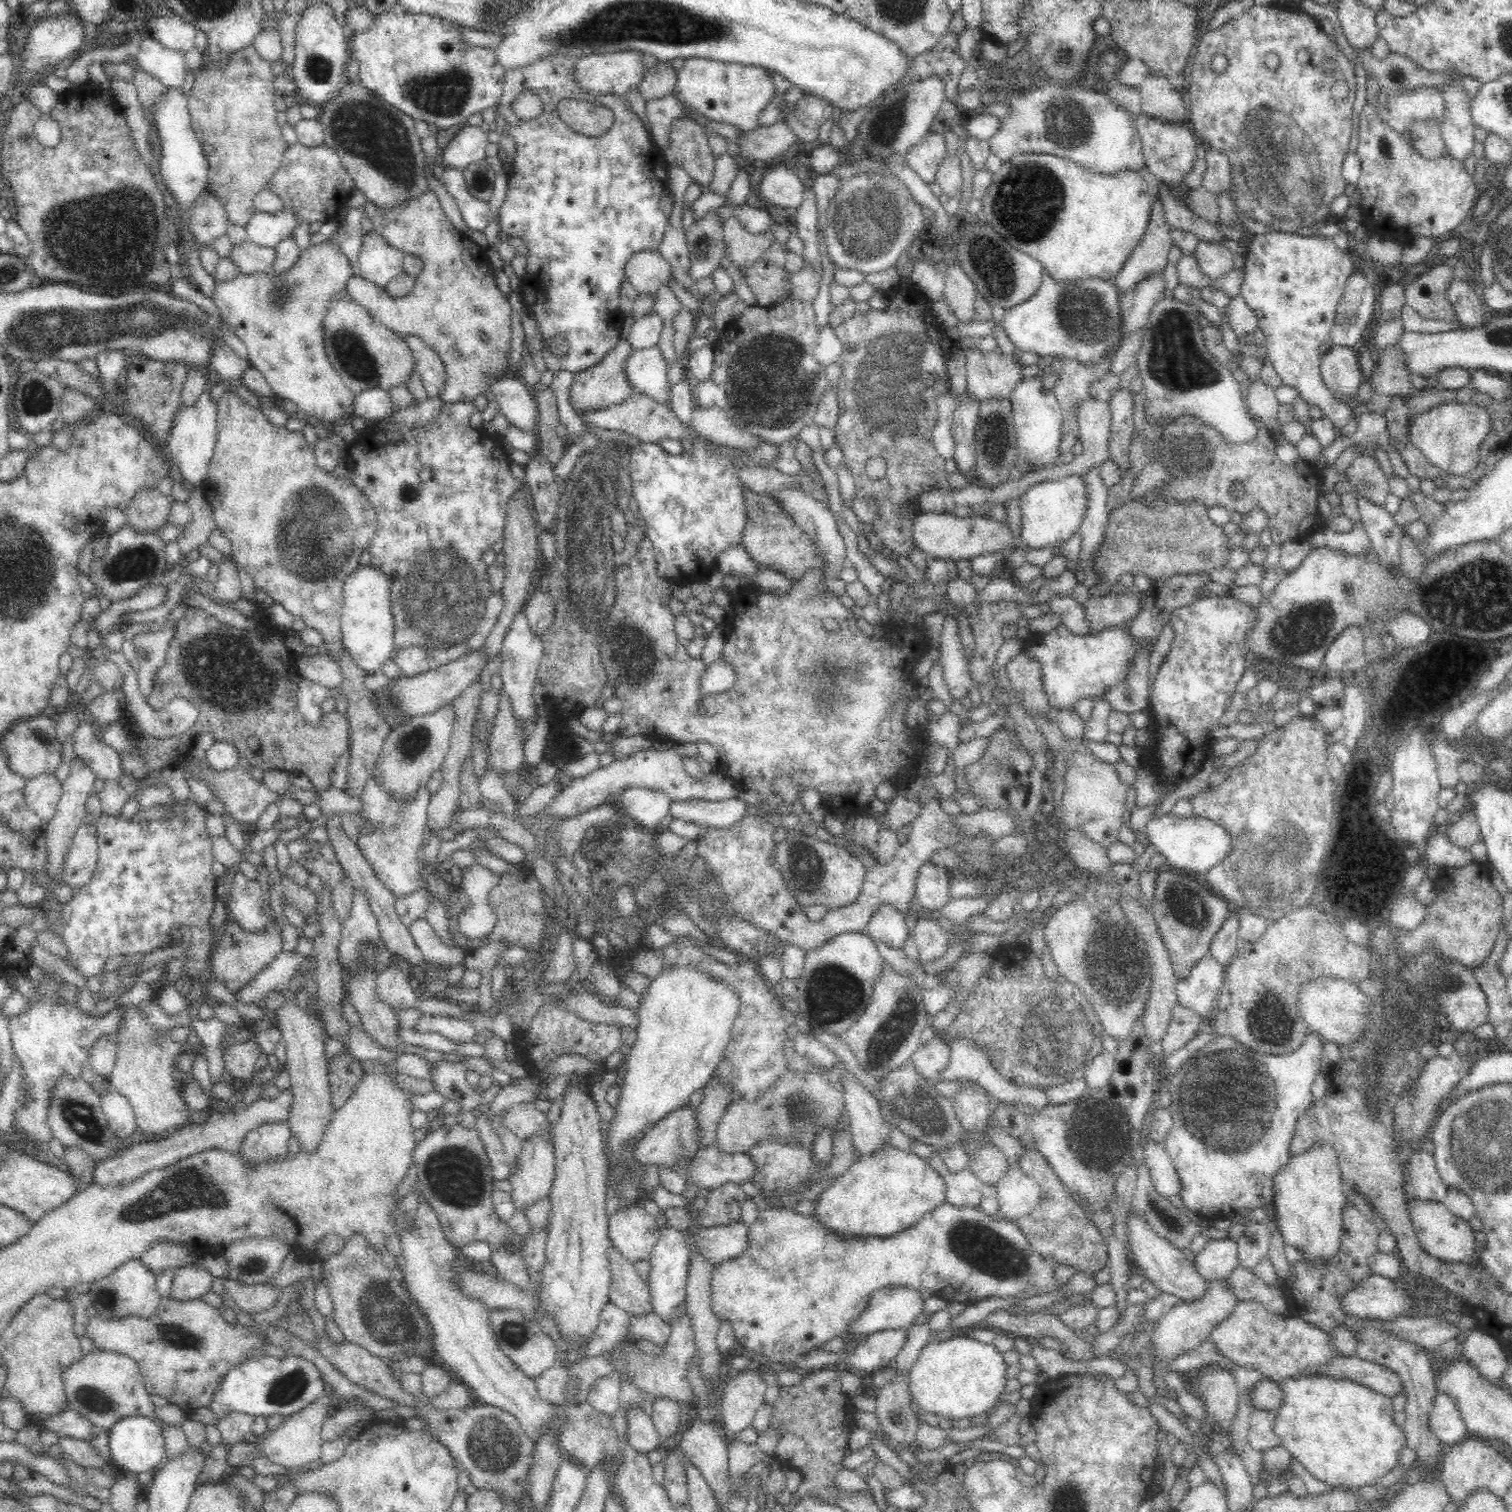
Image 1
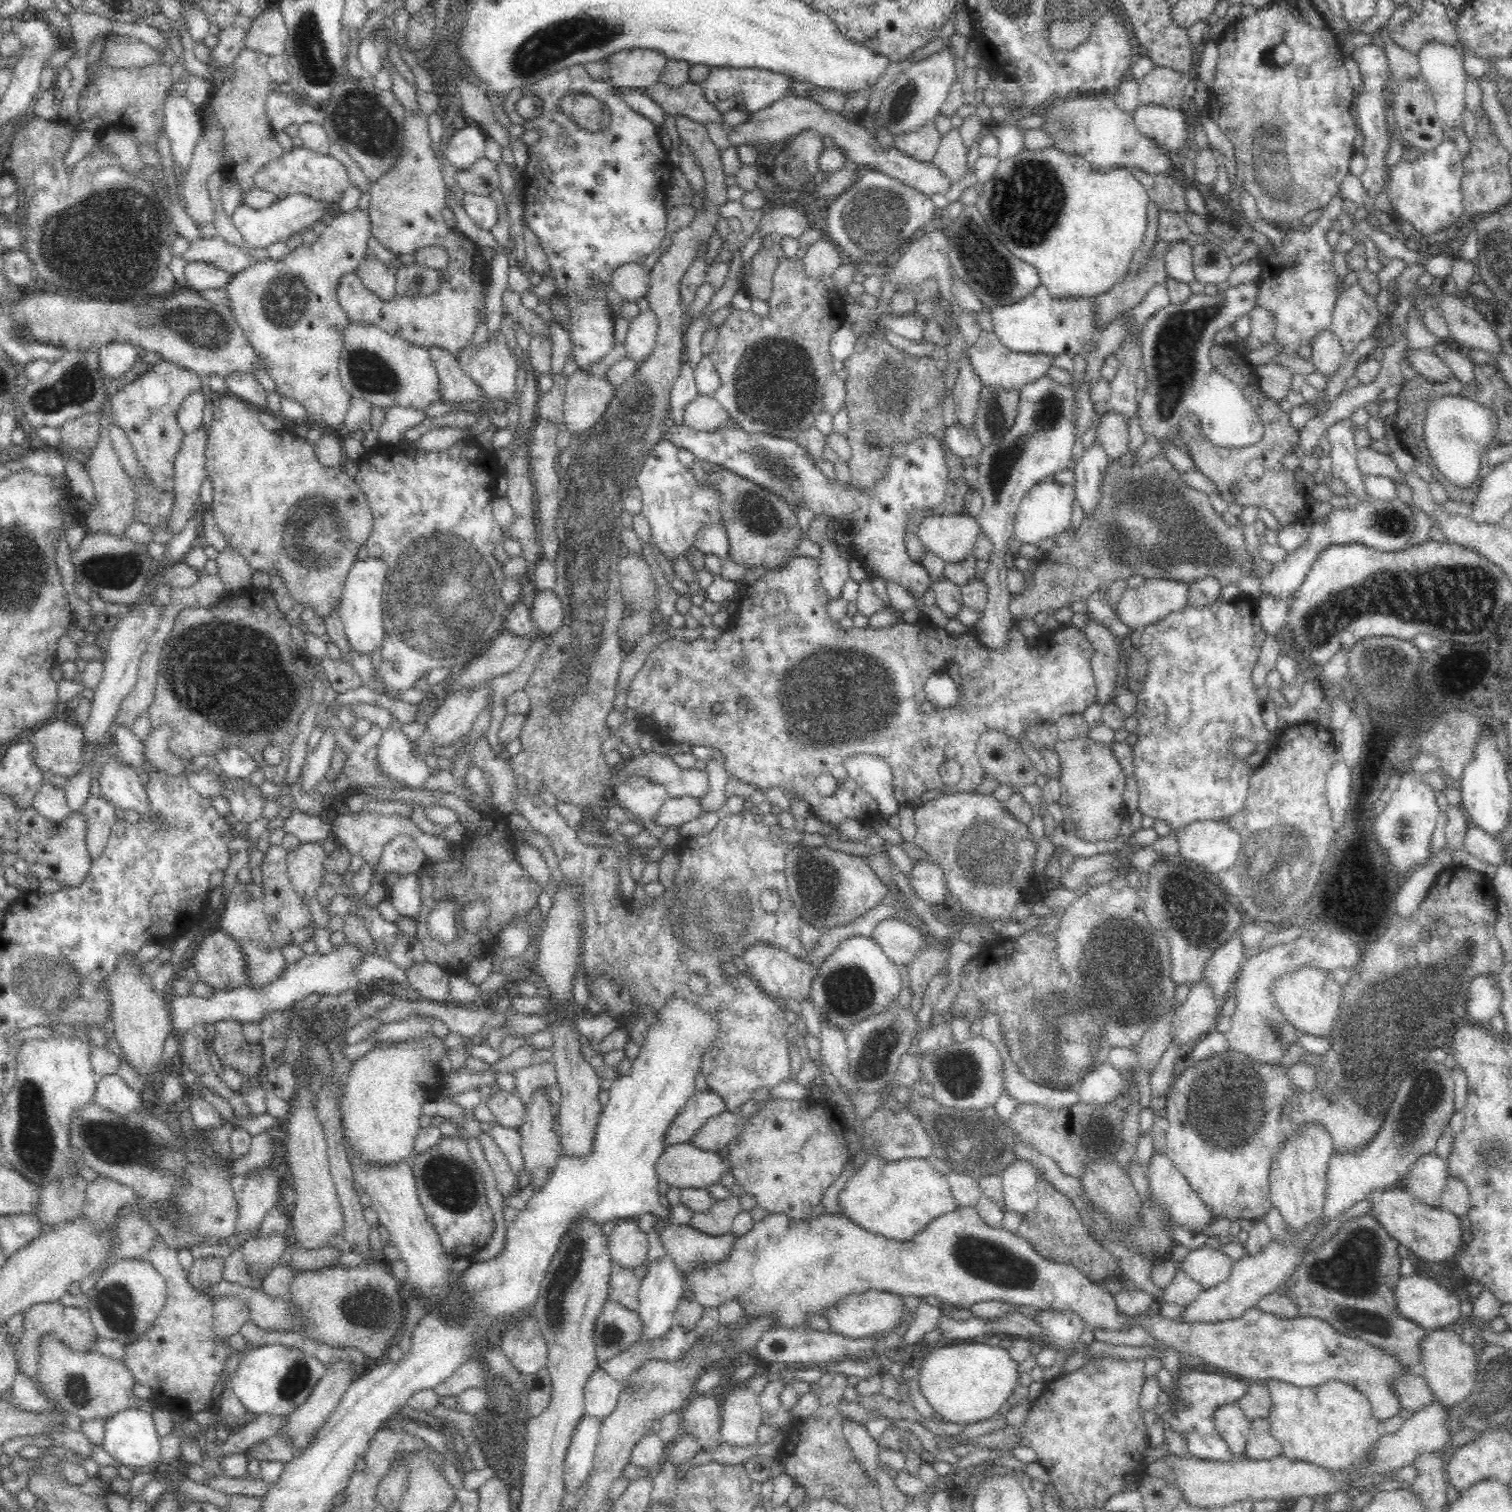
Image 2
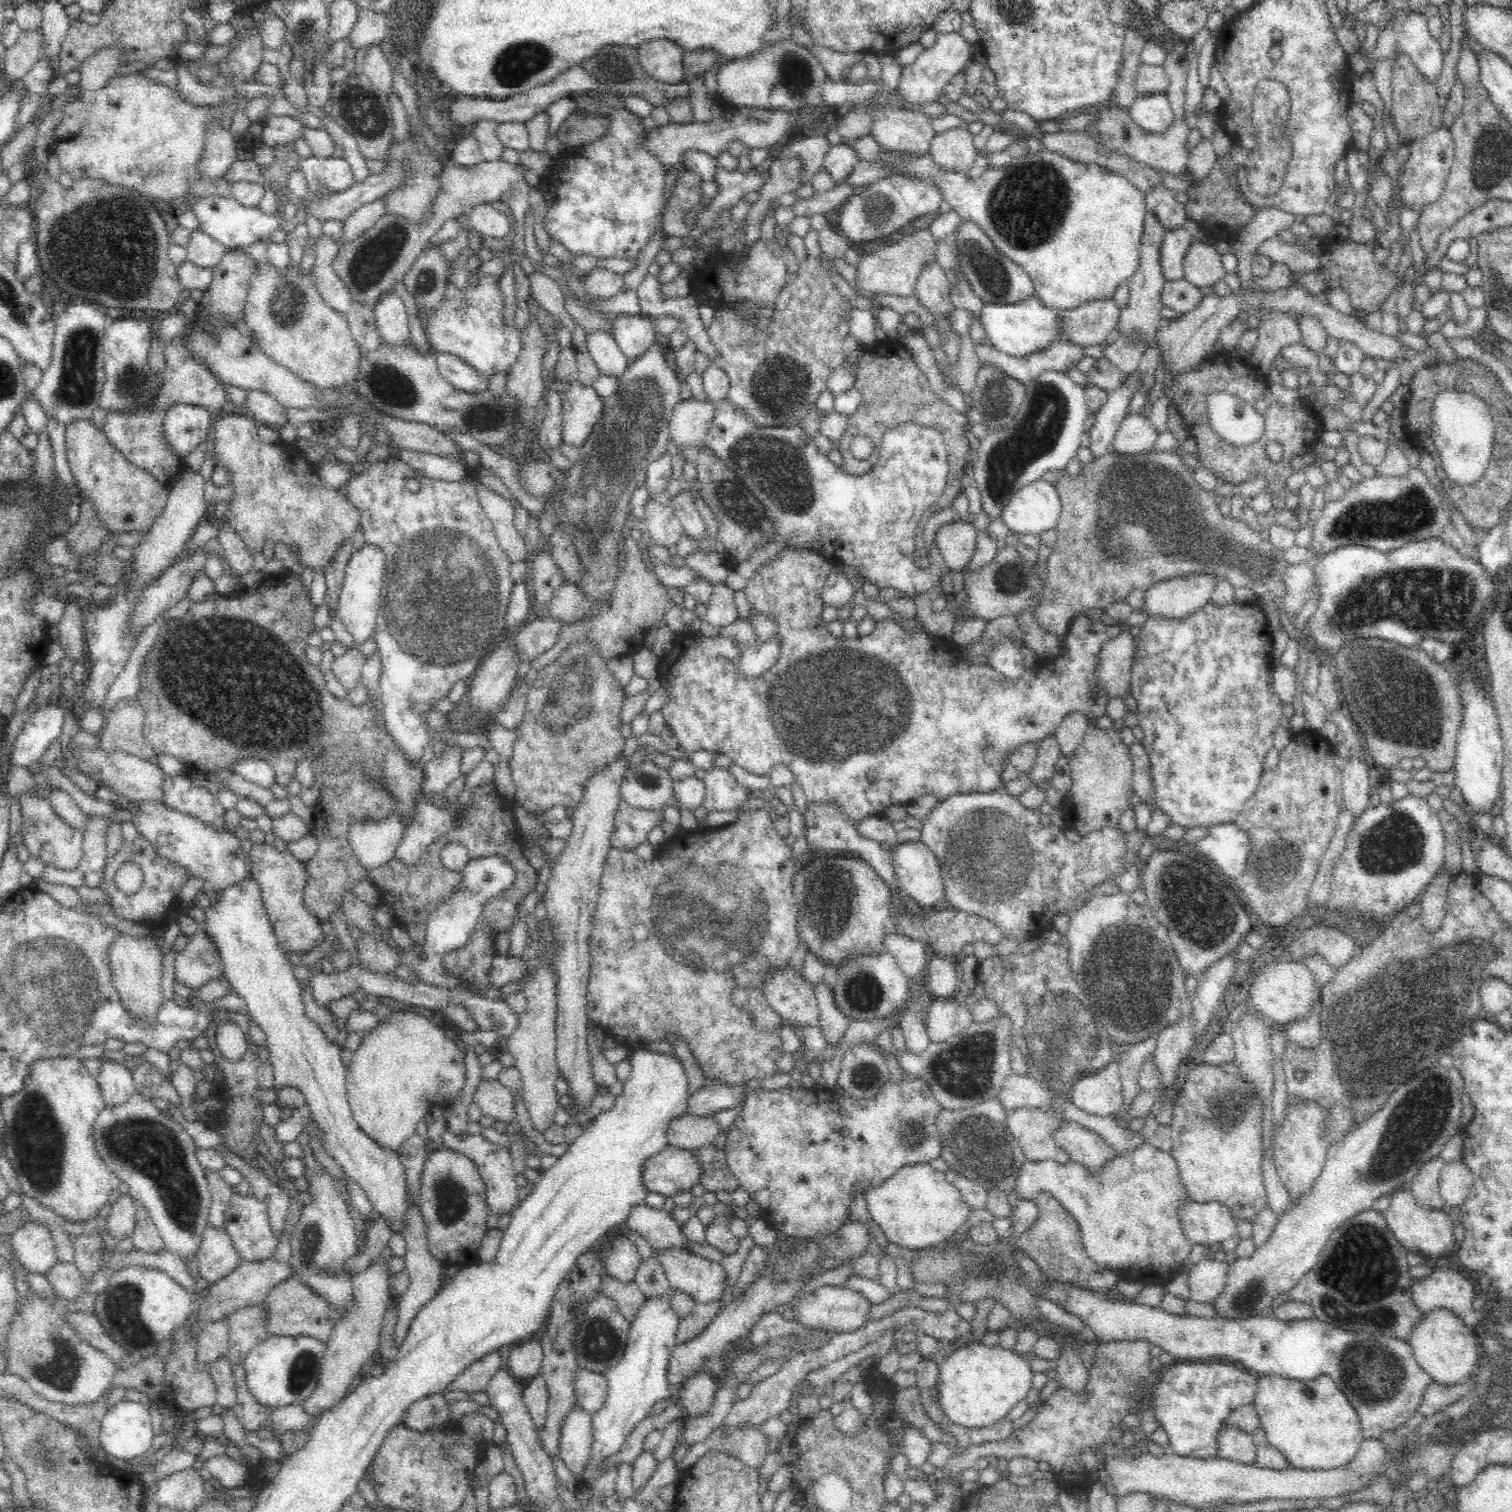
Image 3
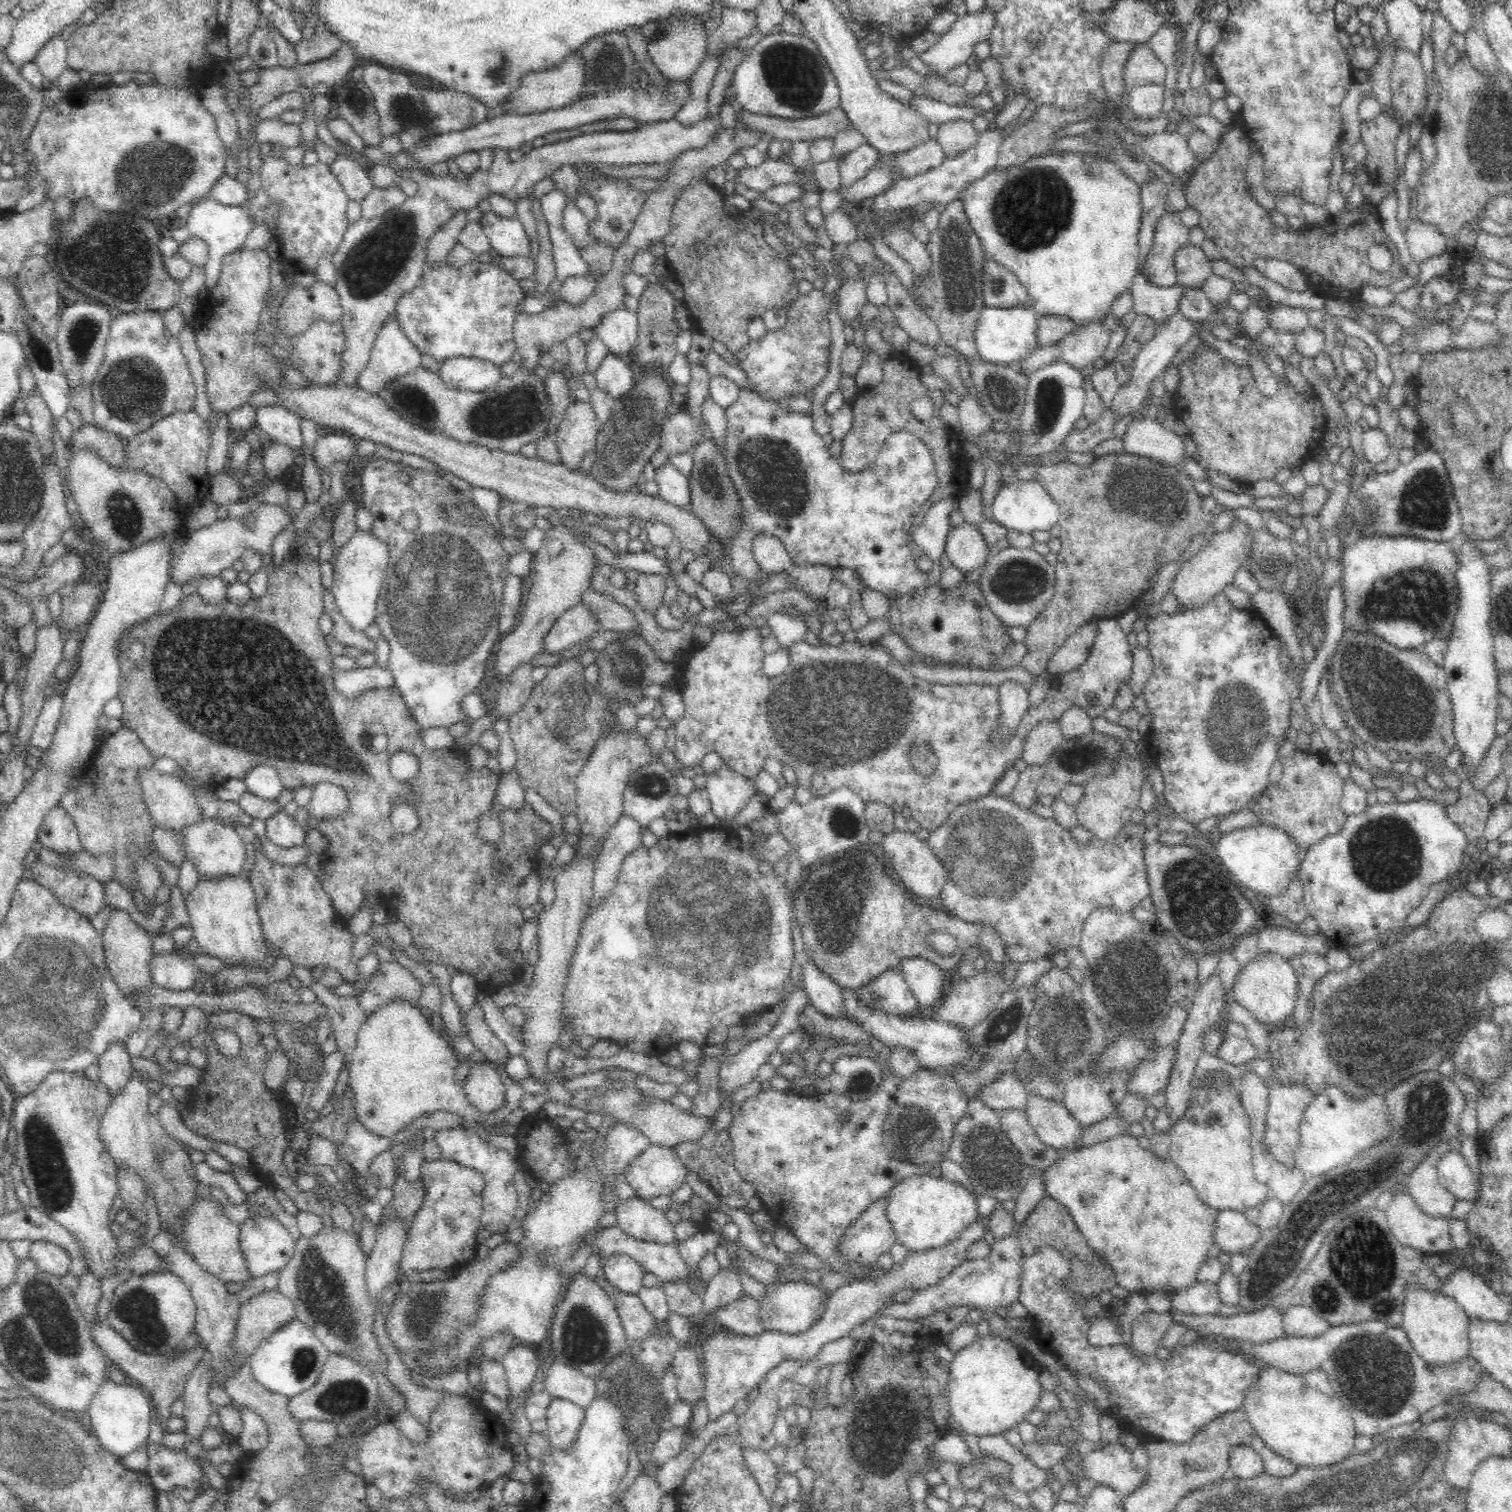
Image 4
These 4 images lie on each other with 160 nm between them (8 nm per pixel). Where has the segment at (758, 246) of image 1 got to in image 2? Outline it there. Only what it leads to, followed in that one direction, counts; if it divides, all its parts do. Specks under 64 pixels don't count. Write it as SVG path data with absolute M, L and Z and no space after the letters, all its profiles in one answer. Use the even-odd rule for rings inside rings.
M788 205L774 208L764 215L759 230L763 236L776 232L782 237L798 239L808 225L806 211L795 205Z

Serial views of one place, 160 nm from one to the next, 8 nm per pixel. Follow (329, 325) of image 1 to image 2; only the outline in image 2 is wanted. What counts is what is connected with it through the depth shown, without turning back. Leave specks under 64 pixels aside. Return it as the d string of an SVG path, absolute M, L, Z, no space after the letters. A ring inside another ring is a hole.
M349 324L344 341L340 377L343 388L351 398L366 400L376 408L402 406L416 409L426 417L425 410L431 405L446 402L442 397L436 364L430 355L432 347L409 344L401 337L364 324Z

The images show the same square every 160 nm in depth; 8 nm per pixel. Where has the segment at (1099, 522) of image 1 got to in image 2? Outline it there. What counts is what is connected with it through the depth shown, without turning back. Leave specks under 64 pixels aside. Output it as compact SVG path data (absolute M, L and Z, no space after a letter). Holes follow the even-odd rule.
M1097 438L1087 448L1071 469L1075 474L1075 500L1080 502L1085 514L1092 514L1098 502L1100 480L1109 464L1108 453Z

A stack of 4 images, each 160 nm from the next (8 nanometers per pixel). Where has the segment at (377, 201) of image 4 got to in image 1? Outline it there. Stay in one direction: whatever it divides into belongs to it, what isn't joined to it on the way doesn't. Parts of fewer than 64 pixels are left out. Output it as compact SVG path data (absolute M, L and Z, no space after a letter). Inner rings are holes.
M345 221L337 222L333 234L328 239L300 250L298 260L288 272L276 274L268 268L264 272L254 274L240 273L234 280L216 283L210 296L226 324L234 329L236 336L244 342L250 359L248 364L266 377L276 397L297 405L298 415L328 429L339 422L347 421L346 414L353 410L356 398L341 382L326 353L326 313L332 303L341 299L341 292L345 290L346 283L354 274L350 259L340 249L334 237L339 235L345 226Z

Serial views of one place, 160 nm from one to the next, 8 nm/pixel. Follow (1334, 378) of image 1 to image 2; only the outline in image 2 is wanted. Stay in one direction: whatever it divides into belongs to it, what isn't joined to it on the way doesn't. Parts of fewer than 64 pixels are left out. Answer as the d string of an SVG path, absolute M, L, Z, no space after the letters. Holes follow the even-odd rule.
M1330 328L1319 331L1313 337L1311 362L1316 366L1318 373L1325 377L1332 377L1340 364L1343 364L1343 353L1339 339Z

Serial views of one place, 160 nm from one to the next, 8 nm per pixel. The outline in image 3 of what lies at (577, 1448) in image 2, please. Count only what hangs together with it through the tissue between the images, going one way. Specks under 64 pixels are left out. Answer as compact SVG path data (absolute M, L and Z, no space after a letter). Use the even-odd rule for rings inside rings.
M578 1404L573 1405L571 1412L565 1417L558 1438L558 1456L565 1462L570 1474L580 1474L592 1444L593 1415L583 1410Z

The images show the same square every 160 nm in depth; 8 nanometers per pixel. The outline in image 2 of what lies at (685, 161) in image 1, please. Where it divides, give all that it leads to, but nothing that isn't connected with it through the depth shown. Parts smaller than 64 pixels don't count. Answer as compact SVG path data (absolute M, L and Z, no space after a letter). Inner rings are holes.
M681 115L676 117L676 127L679 137L682 138L682 140L684 140L686 144L688 144L688 146L691 148L691 151L694 153L694 156L697 158L697 161L699 162L699 164L701 164L705 178L705 196L703 197L702 204L704 208L694 214L694 218L692 218L692 222L690 222L688 226L681 228L680 230L677 230L674 233L674 236L672 237L673 243L671 244L669 251L664 252L661 257L656 261L656 264L654 264L654 266L651 268L650 282L648 282L649 293L647 294L647 300L649 301L649 306L651 307L650 309L656 314L656 317L658 318L660 324L652 353L646 358L646 360L640 362L638 366L638 371L628 380L628 384L620 386L618 389L615 390L614 397L612 398L610 404L608 404L608 408L606 408L606 412L604 412L603 417L598 420L598 422L590 430L590 432L584 433L575 442L573 460L571 464L565 469L563 476L559 479L558 514L556 514L555 524L556 532L559 538L559 559L556 559L554 562L557 575L553 592L556 593L556 596L558 596L558 599L560 599L560 601L562 601L562 605L564 605L564 620L563 625L556 632L551 633L551 636L553 636L553 641L549 644L549 647L541 654L540 660L535 666L534 672L530 675L530 678L526 683L524 689L526 691L526 694L528 695L528 712L526 712L526 714L524 715L524 724L522 724L522 728L518 736L518 740L520 741L520 752L516 752L514 756L507 756L508 765L510 765L510 769L512 769L512 775L514 775L514 778L512 779L514 779L514 783L516 783L516 787L517 790L519 790L519 794L523 794L523 796L527 796L528 798L535 798L535 800L540 800L541 787L544 787L544 789L548 789L548 792L550 792L550 794L554 794L554 797L559 802L576 806L577 808L580 808L584 811L588 811L588 809L590 807L595 806L596 803L604 801L606 799L606 793L609 792L609 789L612 787L611 778L613 775L614 767L610 766L606 762L606 752L602 751L602 744L604 744L604 742L606 742L606 740L608 740L608 738L610 738L612 734L612 730L607 725L607 718L608 714L610 714L610 712L614 710L616 694L619 692L616 688L618 687L620 664L622 664L622 660L624 660L627 655L624 651L622 651L622 649L620 649L620 643L618 643L618 635L616 635L616 630L618 630L618 624L620 624L620 620L622 620L622 614L625 608L625 603L621 596L621 576L619 575L618 571L619 560L621 559L619 555L619 546L621 543L621 534L623 526L620 514L622 512L623 497L626 496L628 490L630 490L632 487L637 486L637 476L640 474L642 466L646 464L646 458L648 458L648 456L652 454L652 450L654 450L654 448L658 446L658 442L663 440L662 437L665 430L664 423L666 422L665 420L668 418L668 416L670 416L671 406L669 404L669 395L671 394L675 381L678 379L679 373L682 369L682 364L684 362L683 349L685 348L685 332L683 322L685 312L683 311L683 309L685 308L685 306L684 303L680 300L680 293L678 293L678 284L680 284L680 278L684 276L684 273L688 270L688 267L692 264L692 262L694 262L694 259L697 257L698 251L702 247L704 247L704 242L708 242L710 240L710 237L716 233L716 224L718 224L718 220L720 220L720 207L724 206L724 204L730 201L730 199L728 199L728 185L726 185L725 181L727 174L724 172L723 169L723 164L721 161L721 151L712 142L712 139L709 137L708 130L706 130L707 128L701 123L694 122L688 119L687 117Z

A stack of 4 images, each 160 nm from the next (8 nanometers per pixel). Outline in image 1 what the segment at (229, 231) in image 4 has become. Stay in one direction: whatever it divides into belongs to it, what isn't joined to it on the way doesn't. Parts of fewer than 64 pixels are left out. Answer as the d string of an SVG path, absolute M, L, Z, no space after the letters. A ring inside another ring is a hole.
M291 206L272 214L256 211L245 226L246 238L260 247L276 248L279 242L292 236L299 224L297 212Z

